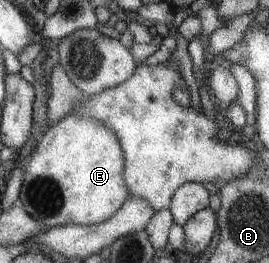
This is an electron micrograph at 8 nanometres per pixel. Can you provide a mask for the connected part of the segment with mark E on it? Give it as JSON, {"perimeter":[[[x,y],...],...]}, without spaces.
{"perimeter":[[[67,115],[51,124],[42,133],[29,163],[24,165],[20,193],[17,201],[39,225],[60,227],[63,225],[94,225],[106,221],[128,198],[122,179],[122,152],[117,137],[95,119]]]}

